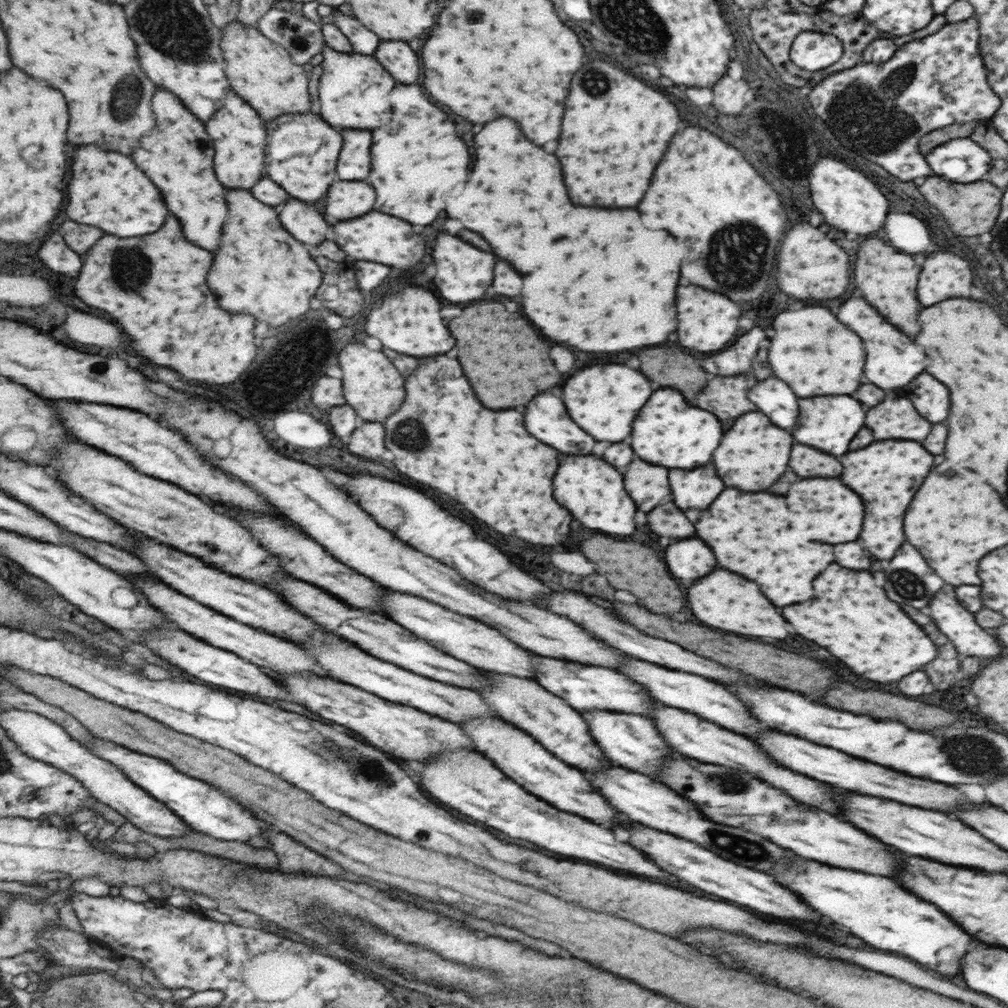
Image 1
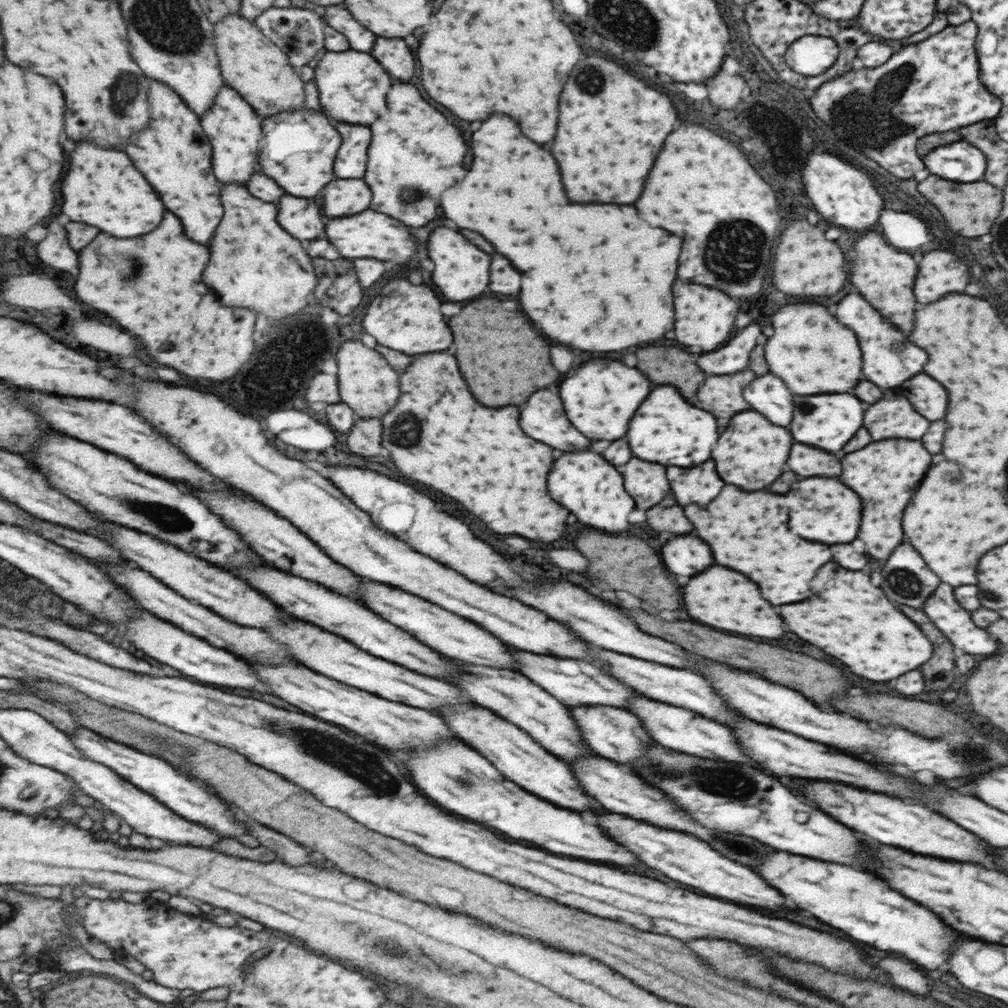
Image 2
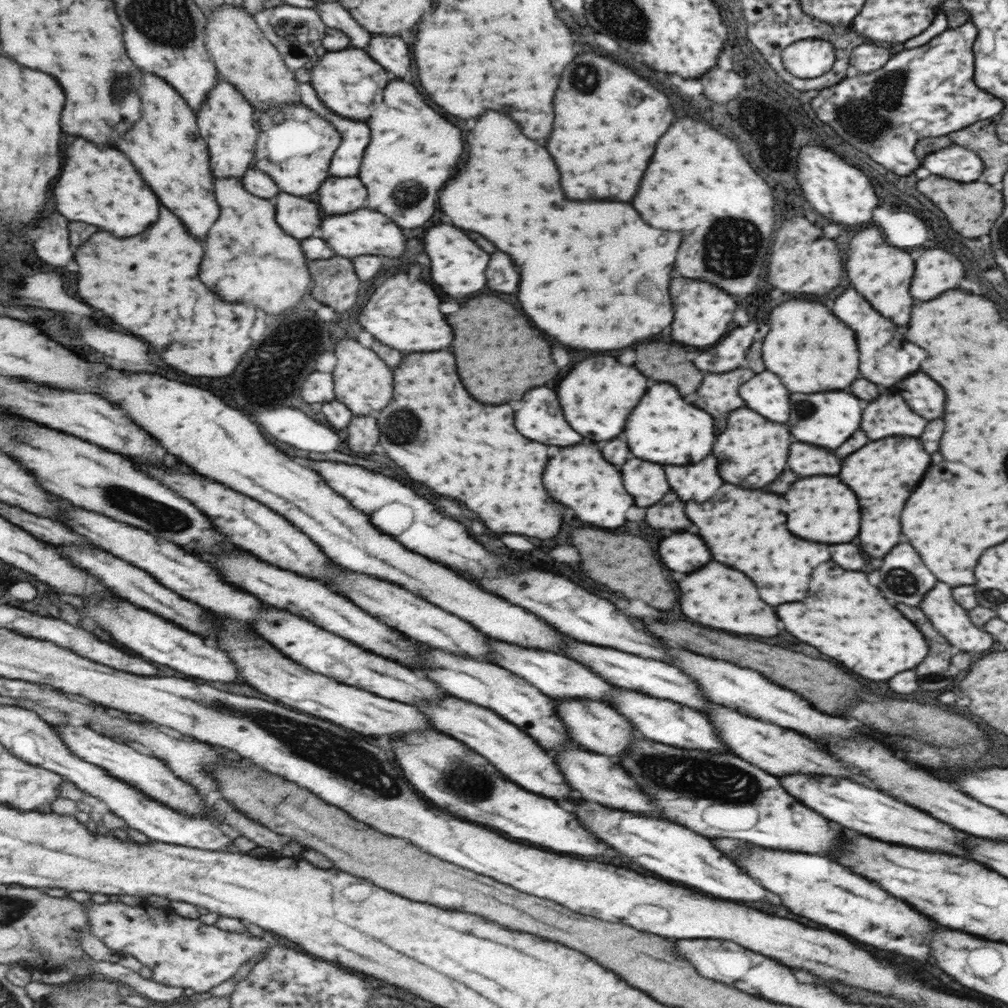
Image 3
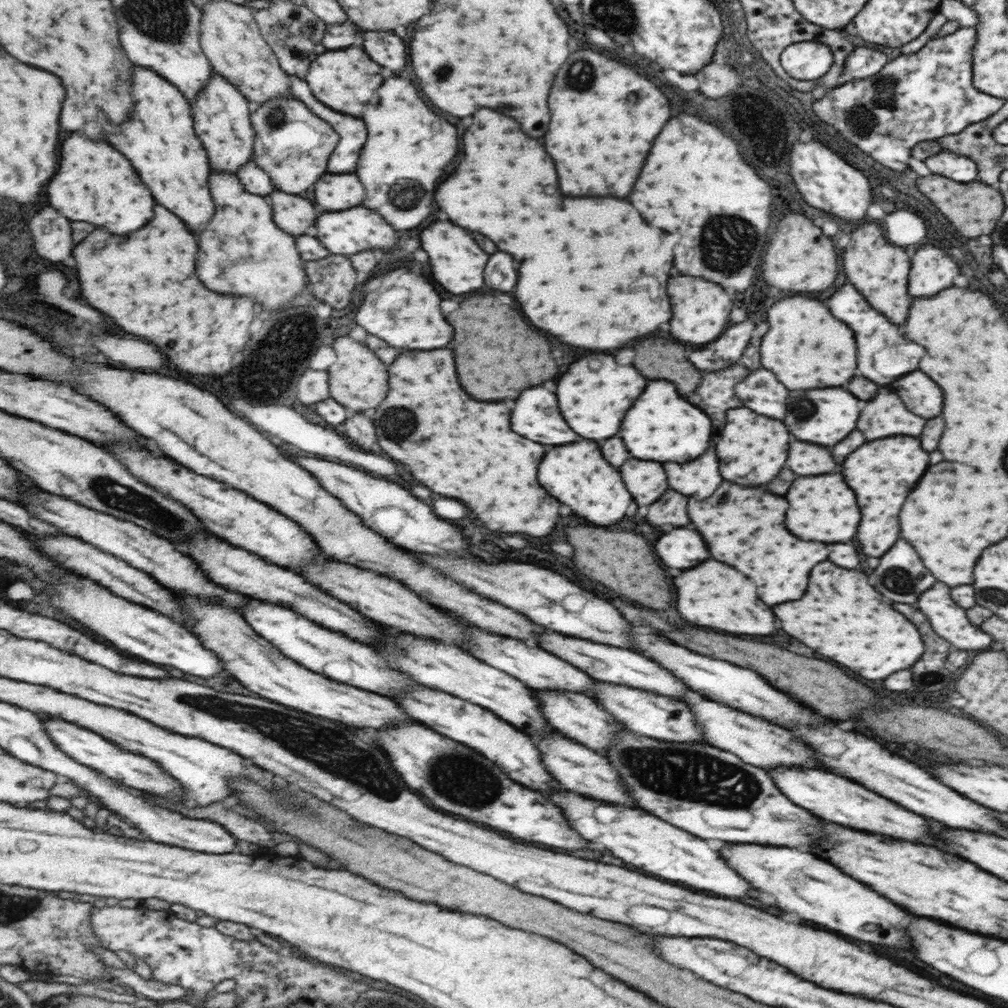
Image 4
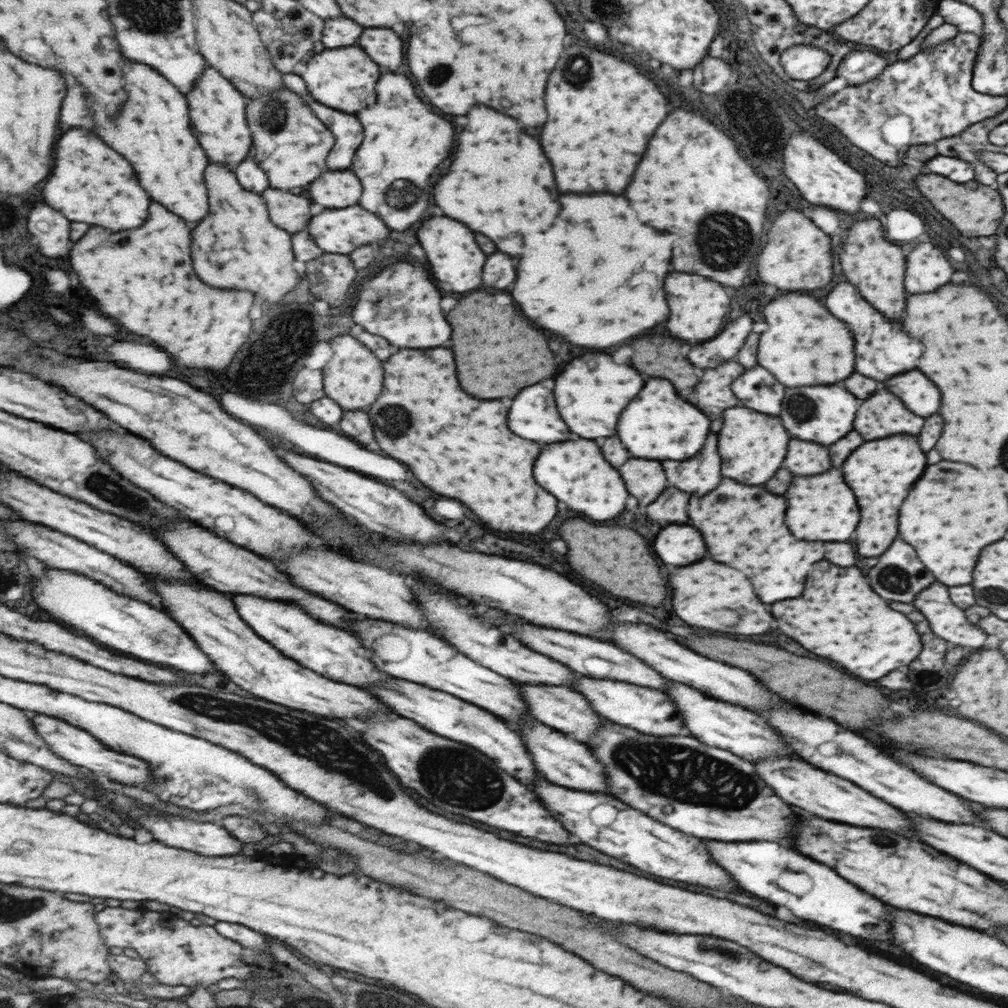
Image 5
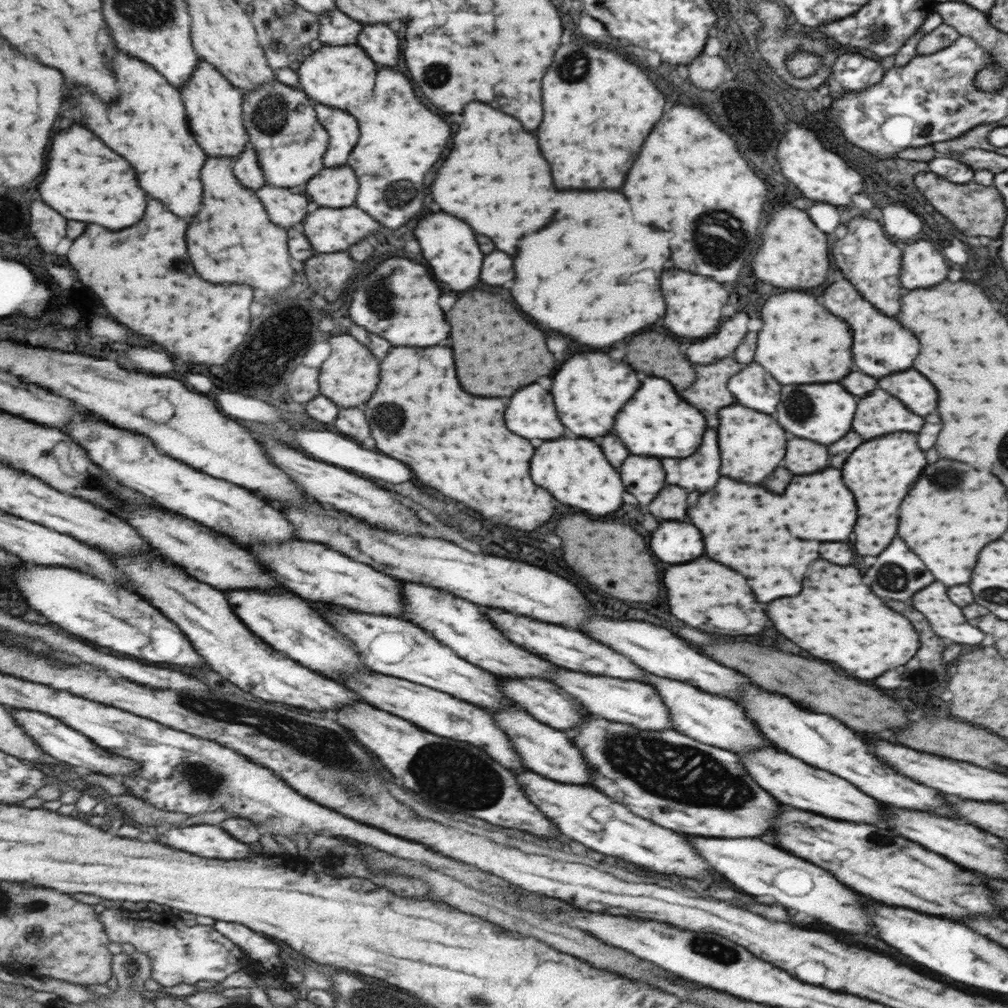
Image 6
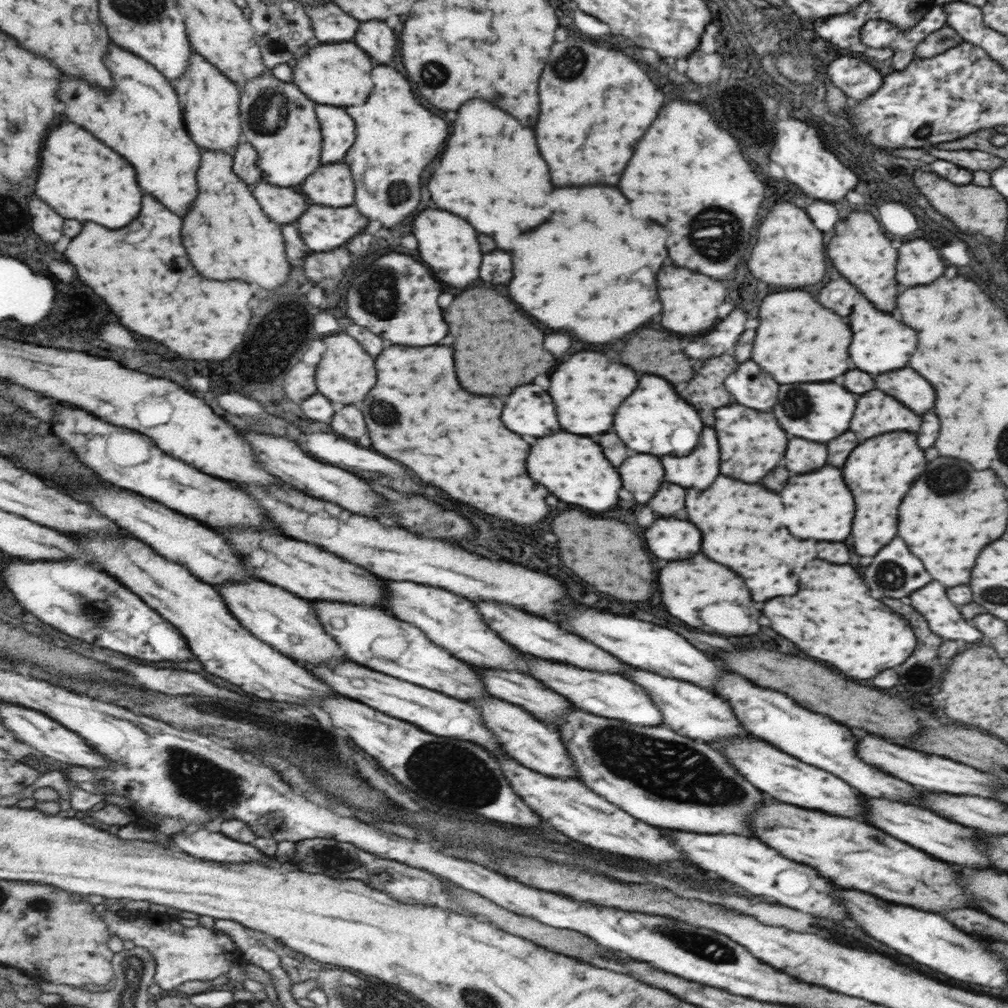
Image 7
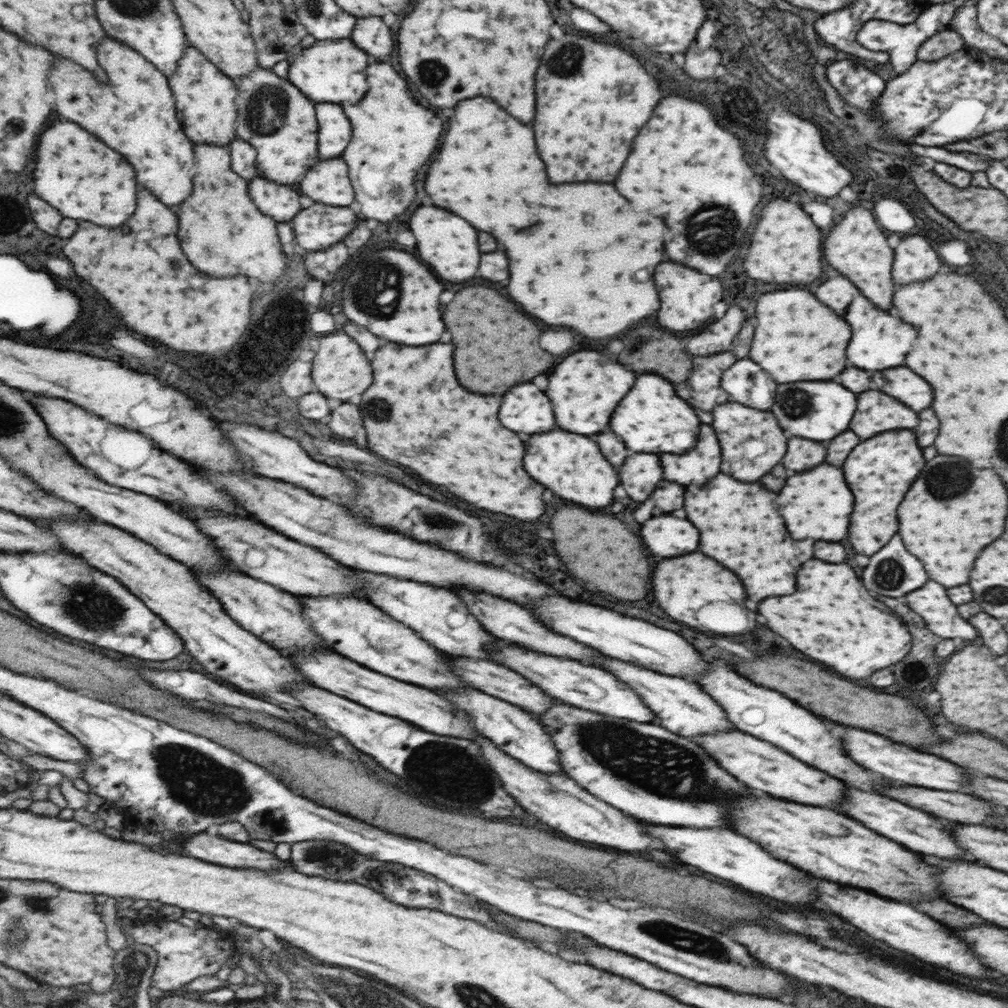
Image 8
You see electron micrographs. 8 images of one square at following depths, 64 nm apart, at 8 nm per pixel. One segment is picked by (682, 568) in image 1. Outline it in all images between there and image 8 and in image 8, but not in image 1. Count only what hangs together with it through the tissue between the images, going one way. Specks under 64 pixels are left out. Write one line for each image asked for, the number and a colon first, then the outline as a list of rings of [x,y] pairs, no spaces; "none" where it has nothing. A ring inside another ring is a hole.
2: [[[689,534],[673,536],[663,544],[661,552],[663,552],[663,560],[667,560],[667,568],[671,568],[673,574],[685,578],[695,576],[703,572],[709,564],[713,564],[709,546]]]
3: [[[675,532],[663,538],[659,542],[659,556],[663,556],[663,564],[667,564],[667,568],[679,568],[679,572],[683,574],[701,568],[711,558],[701,538],[689,532]]]
4: [[[673,528],[665,532],[655,542],[655,552],[659,552],[659,560],[663,560],[665,566],[679,570],[691,568],[709,558],[701,536],[687,528]]]
5: [[[667,524],[653,540],[659,560],[671,566],[687,566],[705,556],[705,546],[699,532],[691,526]]]
6: [[[661,522],[651,532],[651,552],[661,562],[681,564],[703,554],[703,542],[697,528],[685,522]]]
7: [[[659,518],[645,532],[647,548],[661,560],[681,560],[699,552],[699,530],[675,518]]]
8: [[[651,516],[641,524],[639,536],[643,536],[643,544],[647,542],[647,548],[661,558],[695,552],[699,544],[697,530],[687,520],[675,516]]]

